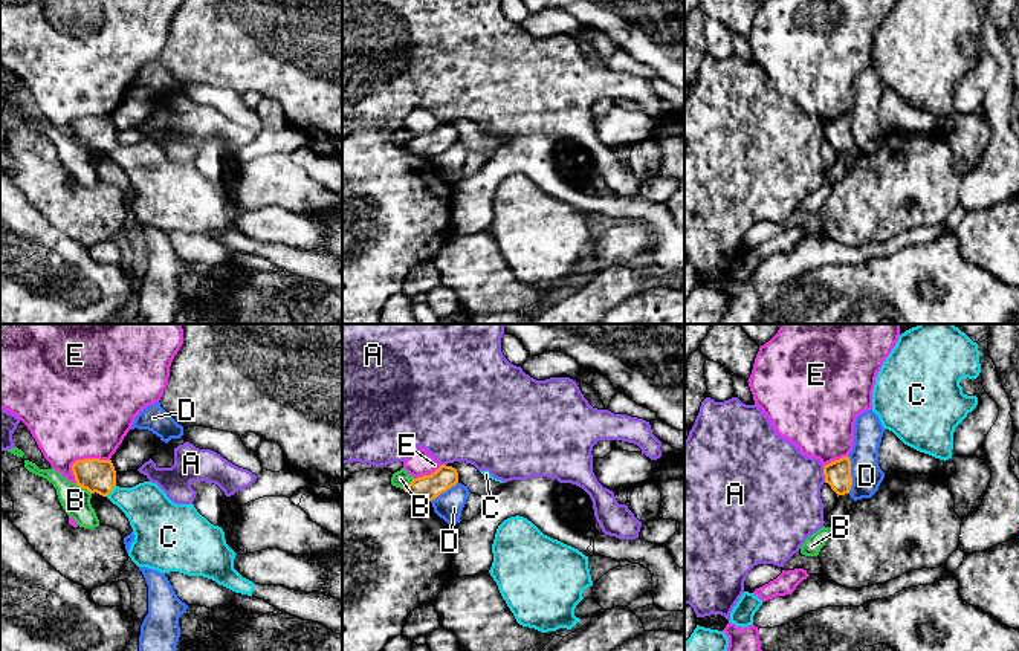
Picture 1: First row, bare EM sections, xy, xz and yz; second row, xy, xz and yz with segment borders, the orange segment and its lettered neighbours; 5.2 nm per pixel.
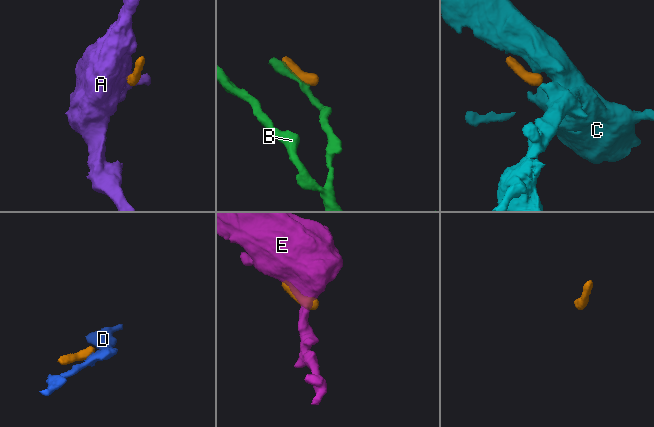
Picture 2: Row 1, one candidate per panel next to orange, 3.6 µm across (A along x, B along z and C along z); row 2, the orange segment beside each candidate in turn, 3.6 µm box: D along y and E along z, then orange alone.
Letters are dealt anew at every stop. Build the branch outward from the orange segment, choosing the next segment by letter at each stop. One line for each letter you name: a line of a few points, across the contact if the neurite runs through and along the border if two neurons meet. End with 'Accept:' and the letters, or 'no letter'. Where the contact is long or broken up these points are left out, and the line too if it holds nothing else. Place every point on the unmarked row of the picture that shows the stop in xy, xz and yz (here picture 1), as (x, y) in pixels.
C: Line: xy (97, 133), (110, 148), (141, 161), (152, 171)
Accept: C

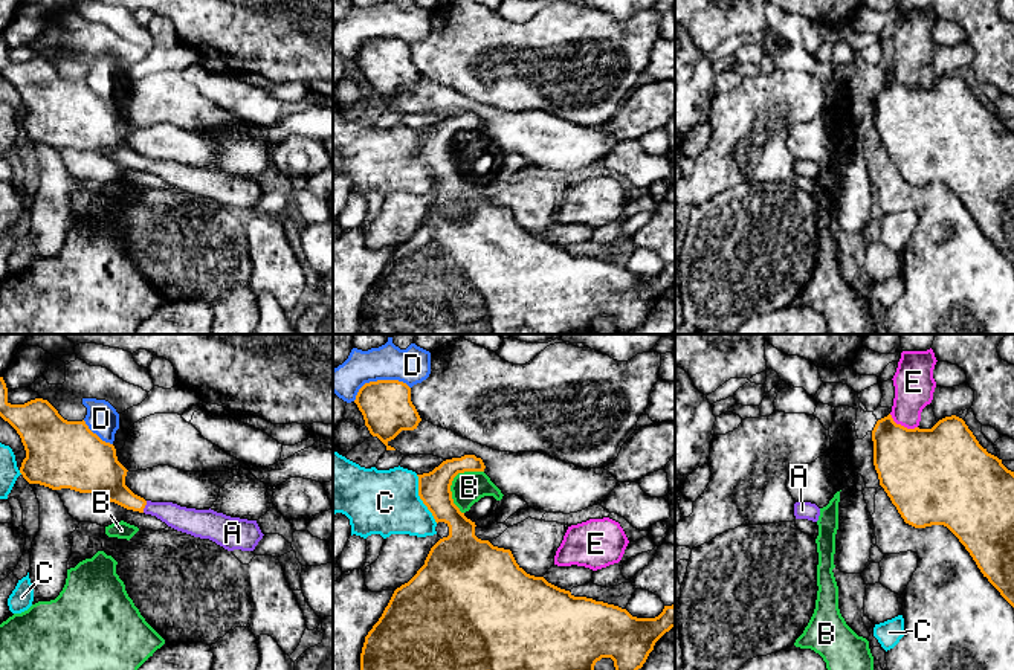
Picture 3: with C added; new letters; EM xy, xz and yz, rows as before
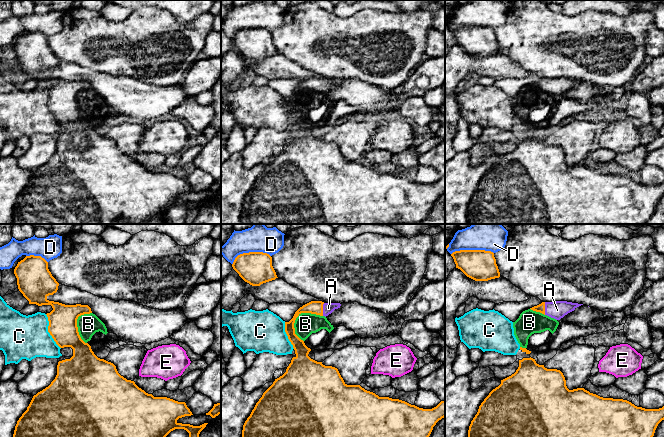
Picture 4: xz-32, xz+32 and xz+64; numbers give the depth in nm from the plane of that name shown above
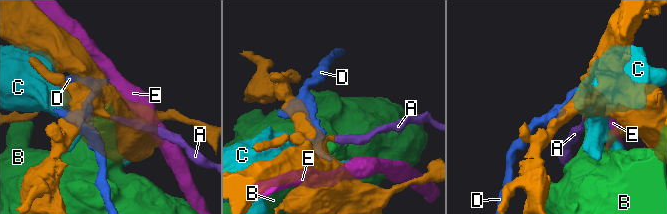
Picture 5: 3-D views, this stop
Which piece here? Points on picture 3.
A: Line: xy (107, 135), (130, 159), (144, 165), (159, 167), (184, 177)
Accept: A

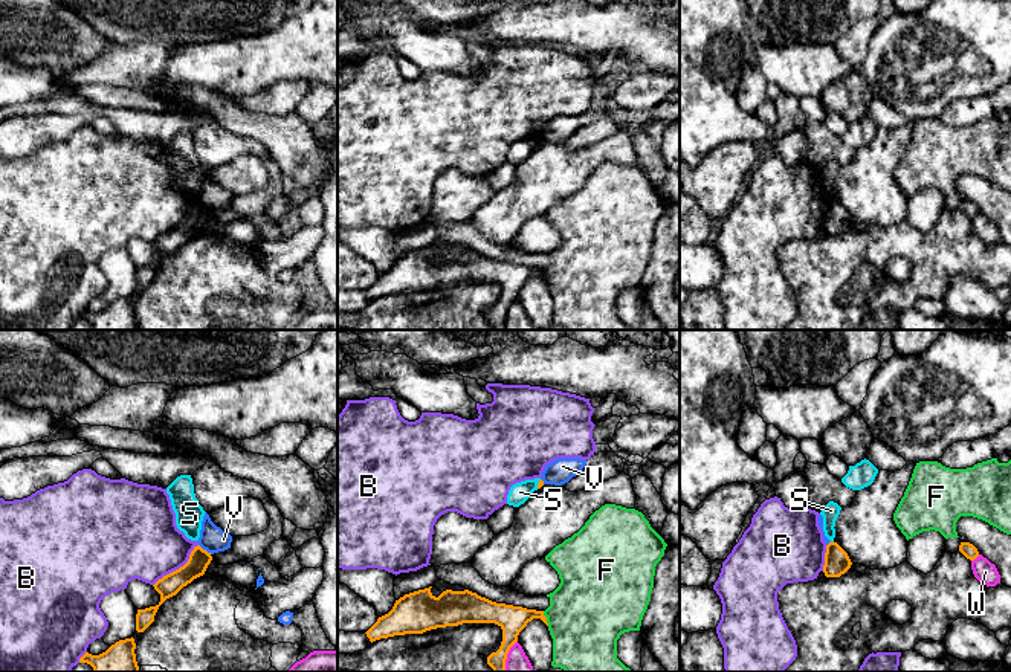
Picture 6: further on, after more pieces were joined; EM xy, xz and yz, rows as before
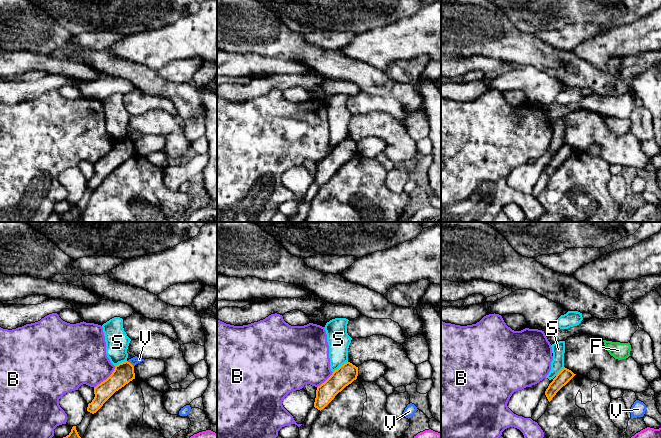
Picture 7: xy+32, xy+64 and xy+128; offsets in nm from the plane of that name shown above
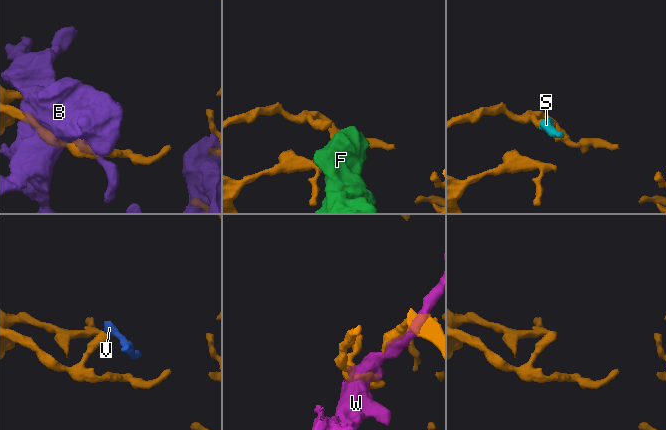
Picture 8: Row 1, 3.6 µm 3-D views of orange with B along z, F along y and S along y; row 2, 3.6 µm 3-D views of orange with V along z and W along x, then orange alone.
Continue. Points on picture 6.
Accept: no letter

